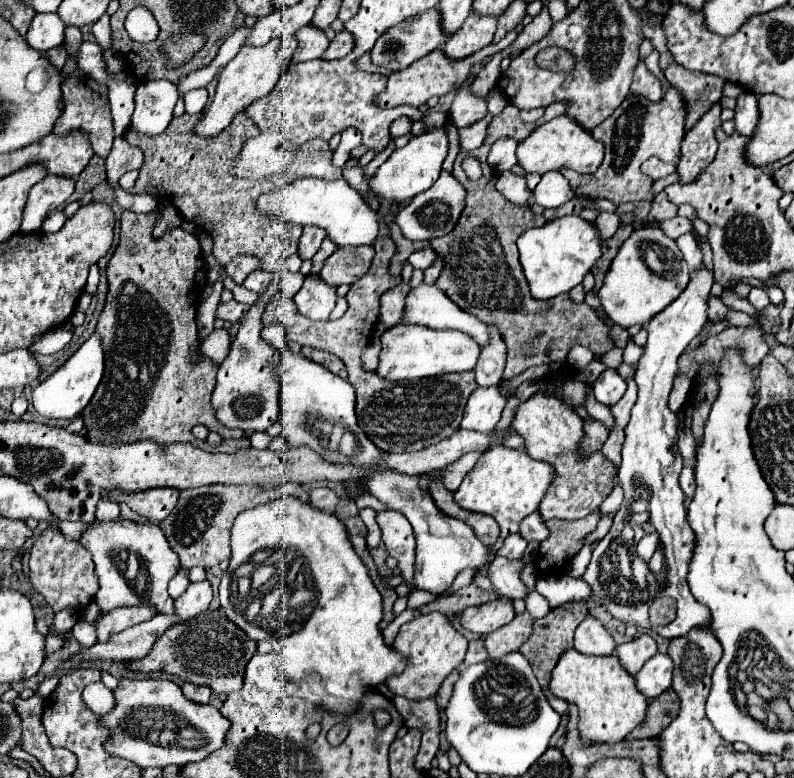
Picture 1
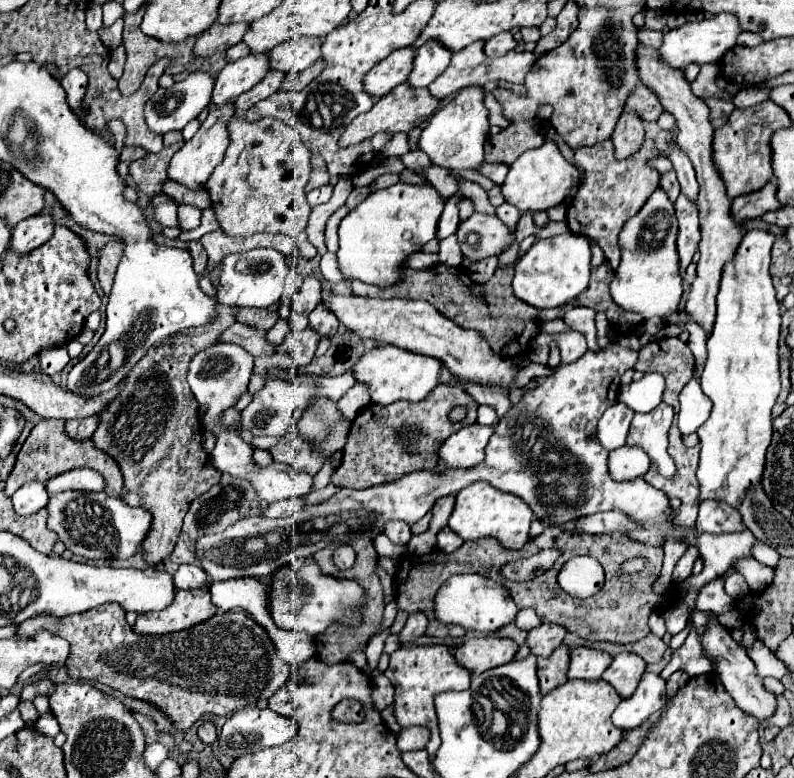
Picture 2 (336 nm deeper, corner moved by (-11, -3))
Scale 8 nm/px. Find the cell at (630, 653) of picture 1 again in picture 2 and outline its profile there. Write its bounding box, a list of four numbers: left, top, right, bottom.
[602,653,646,697]

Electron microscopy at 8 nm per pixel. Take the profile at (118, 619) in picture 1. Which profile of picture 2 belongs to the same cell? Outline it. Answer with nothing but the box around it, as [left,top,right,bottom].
[132,587,216,635]

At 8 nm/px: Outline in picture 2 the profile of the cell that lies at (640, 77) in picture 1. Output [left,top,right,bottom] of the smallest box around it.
[612,111,644,159]

